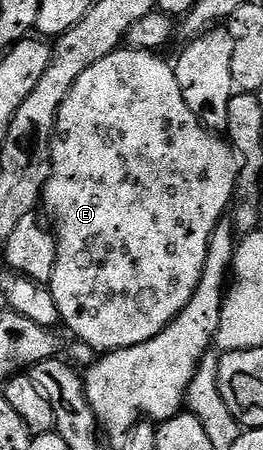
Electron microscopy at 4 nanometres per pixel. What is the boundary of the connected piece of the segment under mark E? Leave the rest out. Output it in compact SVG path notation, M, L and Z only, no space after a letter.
M124 46L109 53L109 57L101 57L101 61L89 65L89 69L77 77L73 89L69 89L69 97L65 97L55 122L55 136L51 138L51 175L43 187L41 200L42 210L47 210L55 222L53 234L57 257L49 290L53 293L53 301L57 301L62 326L67 326L78 342L89 345L96 353L120 351L157 337L157 333L167 328L182 313L185 305L189 305L203 276L213 229L224 218L223 210L226 212L232 206L235 194L241 164L236 150L226 138L204 127L189 109L178 85L174 66L170 62L167 64L161 56L153 51L138 51Z

